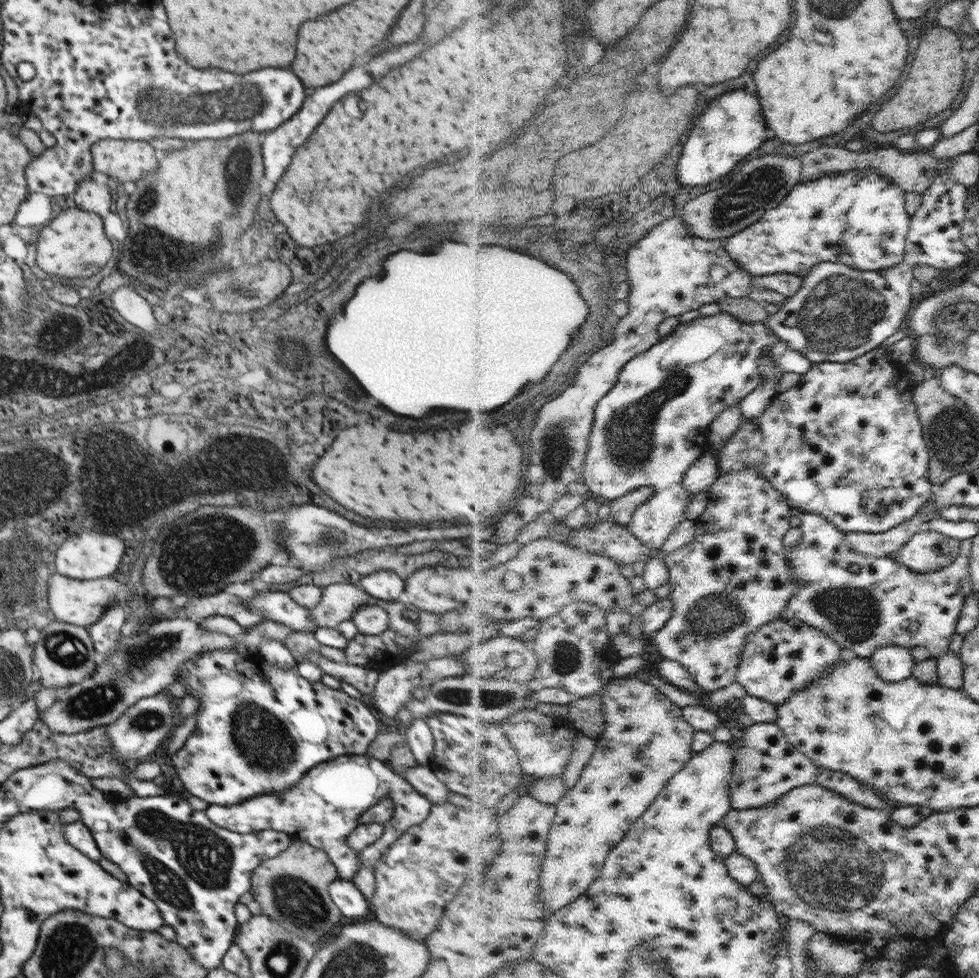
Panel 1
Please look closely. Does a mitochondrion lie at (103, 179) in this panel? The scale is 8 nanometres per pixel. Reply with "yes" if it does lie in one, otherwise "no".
no

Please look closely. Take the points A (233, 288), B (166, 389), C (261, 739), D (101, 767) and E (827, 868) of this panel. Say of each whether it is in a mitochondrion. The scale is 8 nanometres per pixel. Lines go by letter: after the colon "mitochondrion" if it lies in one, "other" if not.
A: mitochondrion
B: other
C: mitochondrion
D: other
E: mitochondrion

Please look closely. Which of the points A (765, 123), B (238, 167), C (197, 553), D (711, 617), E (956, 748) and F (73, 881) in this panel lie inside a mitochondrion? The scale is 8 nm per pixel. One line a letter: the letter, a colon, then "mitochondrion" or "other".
A: other
B: mitochondrion
C: mitochondrion
D: mitochondrion
E: other
F: other

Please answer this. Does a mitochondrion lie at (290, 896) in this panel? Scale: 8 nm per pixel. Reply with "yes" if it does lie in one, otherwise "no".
yes

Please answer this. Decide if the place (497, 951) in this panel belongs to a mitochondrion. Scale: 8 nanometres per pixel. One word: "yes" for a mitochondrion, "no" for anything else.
no

